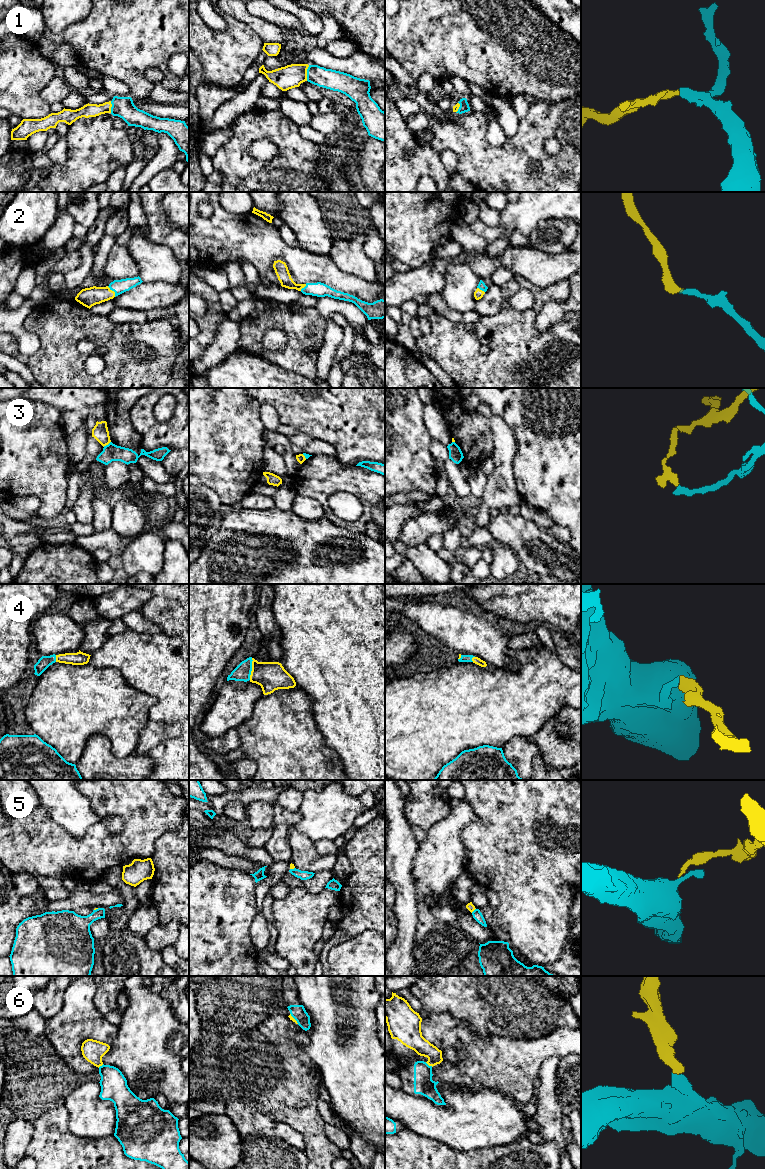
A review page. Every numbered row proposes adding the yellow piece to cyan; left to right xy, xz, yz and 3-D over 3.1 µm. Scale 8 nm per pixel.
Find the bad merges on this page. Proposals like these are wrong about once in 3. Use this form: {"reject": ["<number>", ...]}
{"reject": ["3"]}

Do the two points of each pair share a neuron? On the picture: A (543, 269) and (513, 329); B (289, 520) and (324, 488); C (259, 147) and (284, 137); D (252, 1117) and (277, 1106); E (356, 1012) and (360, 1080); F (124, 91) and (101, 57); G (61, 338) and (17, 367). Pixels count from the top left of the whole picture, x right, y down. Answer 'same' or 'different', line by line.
A: different
B: different
C: different
D: different
E: same
F: different
G: different

